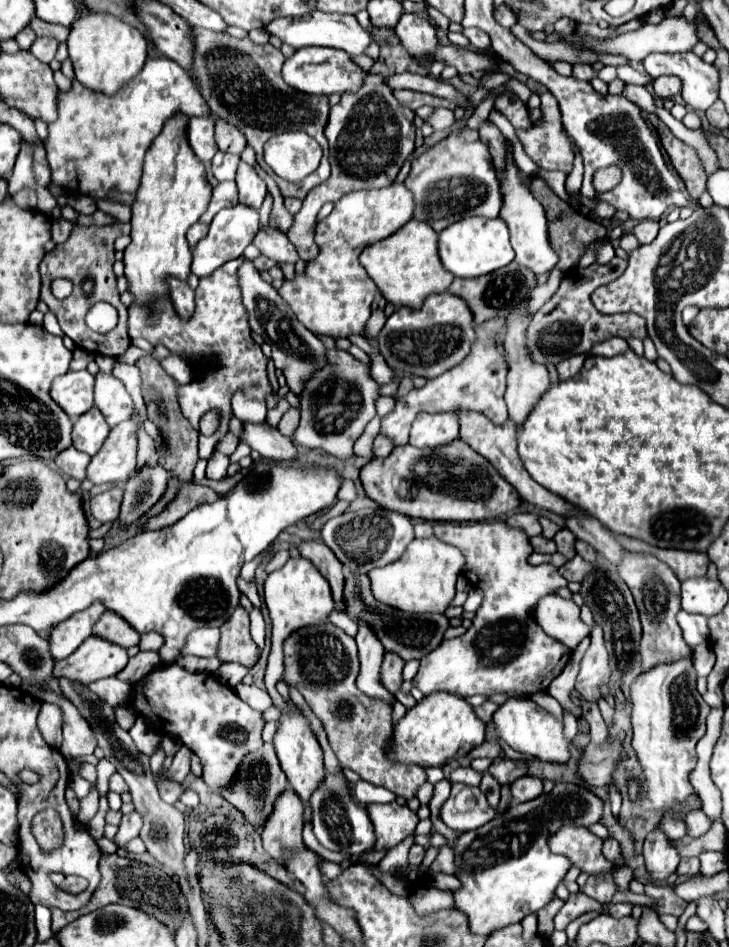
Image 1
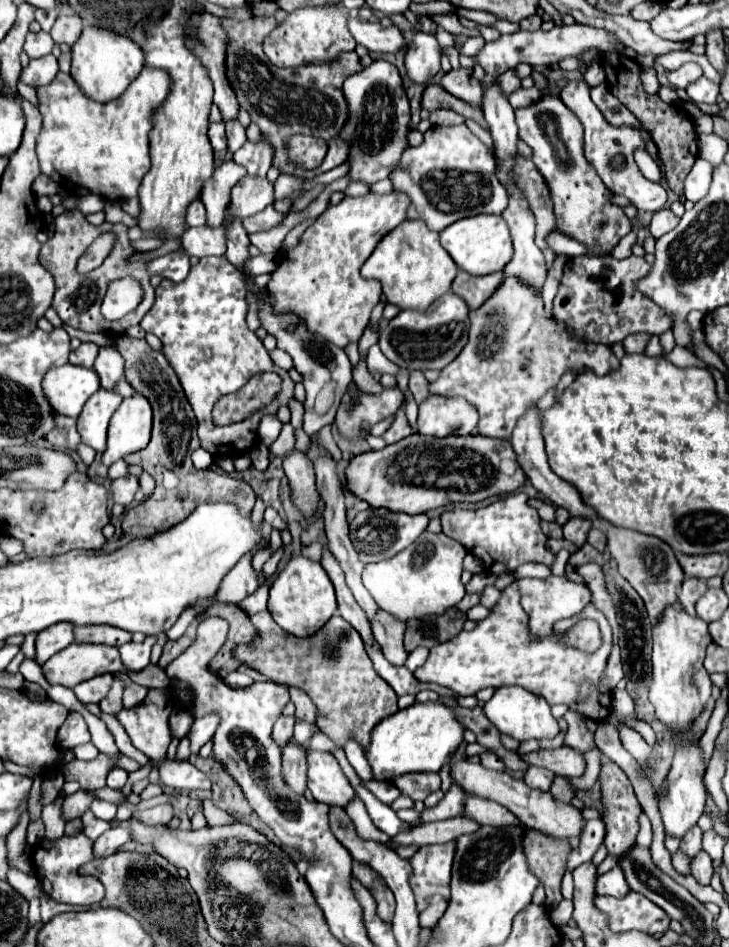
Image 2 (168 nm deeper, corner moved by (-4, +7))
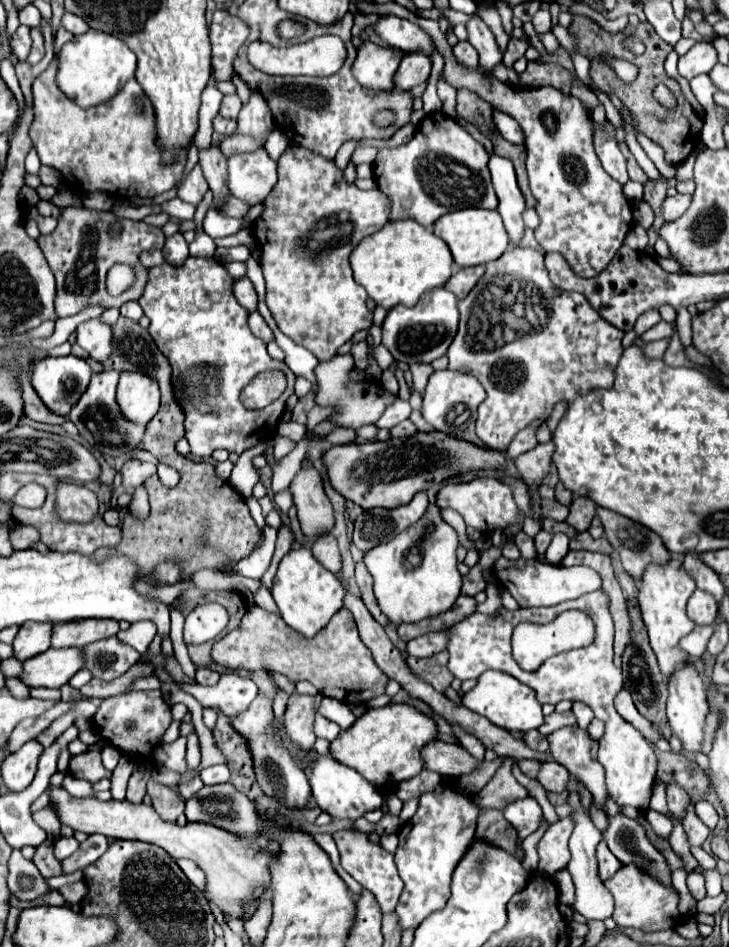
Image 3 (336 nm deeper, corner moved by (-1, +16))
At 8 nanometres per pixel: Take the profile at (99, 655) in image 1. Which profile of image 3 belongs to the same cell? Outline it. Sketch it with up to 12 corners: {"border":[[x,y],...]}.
{"border":[[81,648],[23,662],[23,684],[61,688],[85,666]]}

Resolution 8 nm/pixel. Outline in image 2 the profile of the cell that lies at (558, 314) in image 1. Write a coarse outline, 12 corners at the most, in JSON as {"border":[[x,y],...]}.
{"border":[[642,257],[566,261],[552,315],[584,341],[660,335]]}

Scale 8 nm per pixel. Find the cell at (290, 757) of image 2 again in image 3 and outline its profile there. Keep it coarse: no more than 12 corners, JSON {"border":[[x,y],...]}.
{"border":[[289,696],[283,726],[289,740],[311,750],[313,696]]}

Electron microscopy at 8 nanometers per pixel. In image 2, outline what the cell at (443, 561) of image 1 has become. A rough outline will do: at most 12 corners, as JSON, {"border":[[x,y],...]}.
{"border":[[424,531],[368,563],[362,581],[400,621],[444,613],[466,593],[466,549]]}

